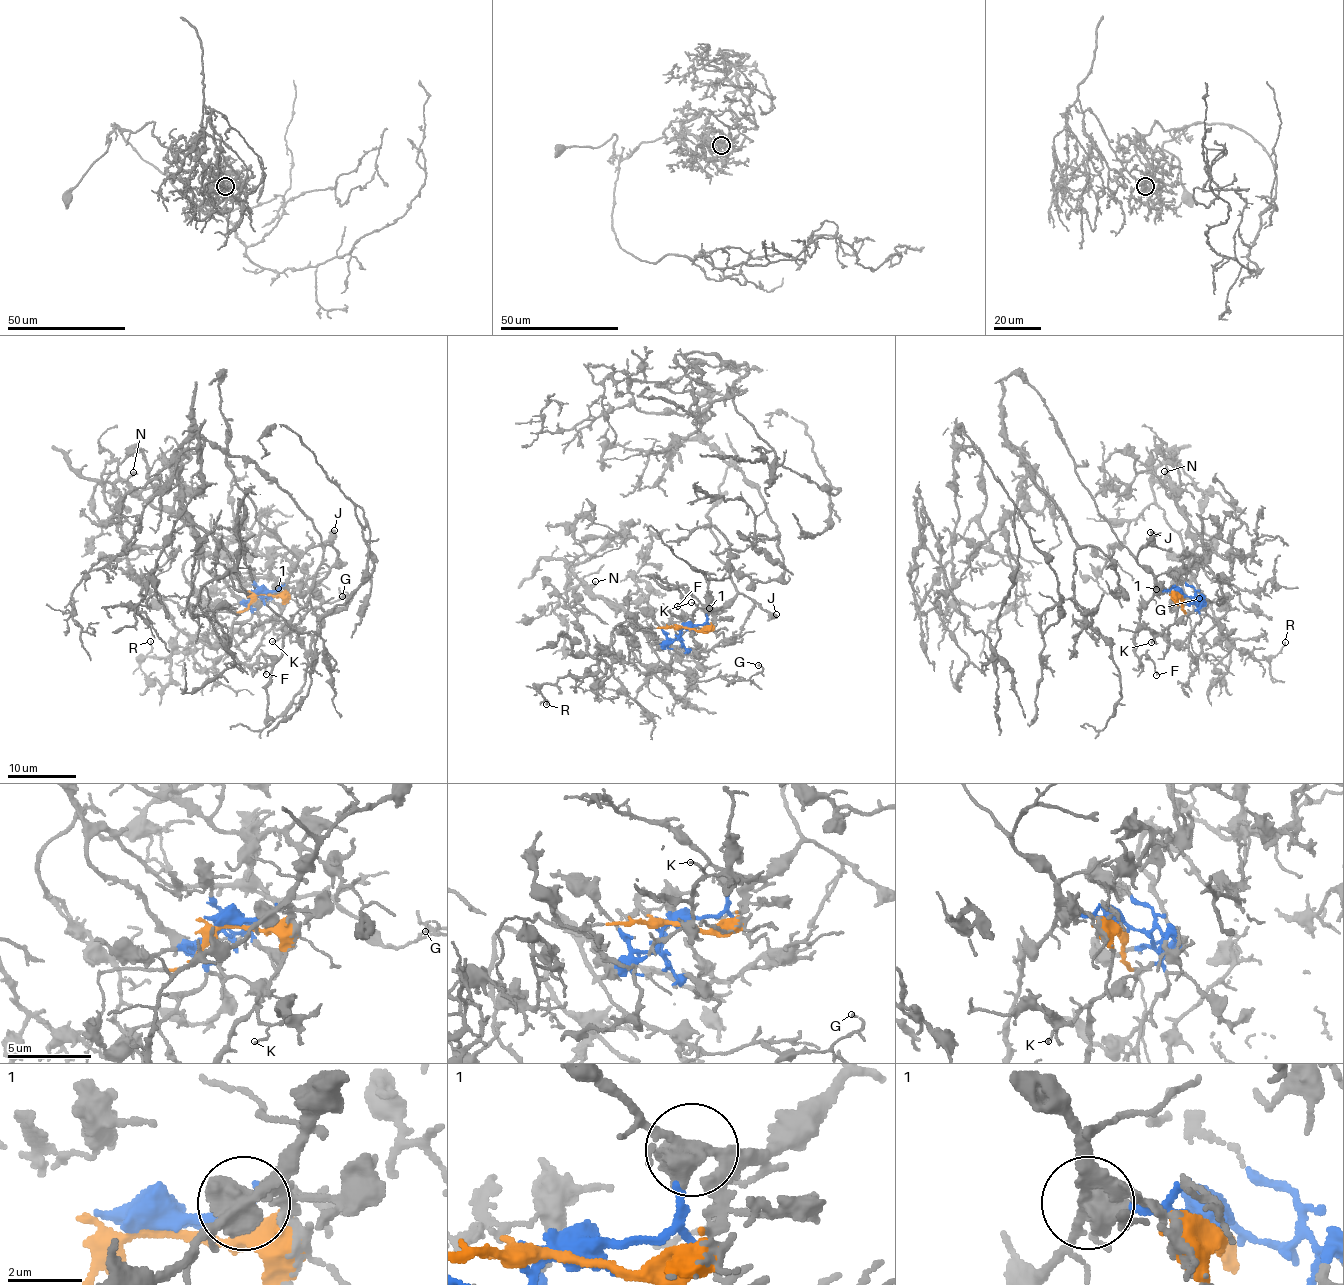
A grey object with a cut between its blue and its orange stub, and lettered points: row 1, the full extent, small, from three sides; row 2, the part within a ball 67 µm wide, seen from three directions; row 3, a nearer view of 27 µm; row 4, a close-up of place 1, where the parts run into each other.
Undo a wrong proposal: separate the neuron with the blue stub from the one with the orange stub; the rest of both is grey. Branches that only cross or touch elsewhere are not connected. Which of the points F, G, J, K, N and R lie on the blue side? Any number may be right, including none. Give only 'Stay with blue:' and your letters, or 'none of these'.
Stay with blue: G, K, N, R

